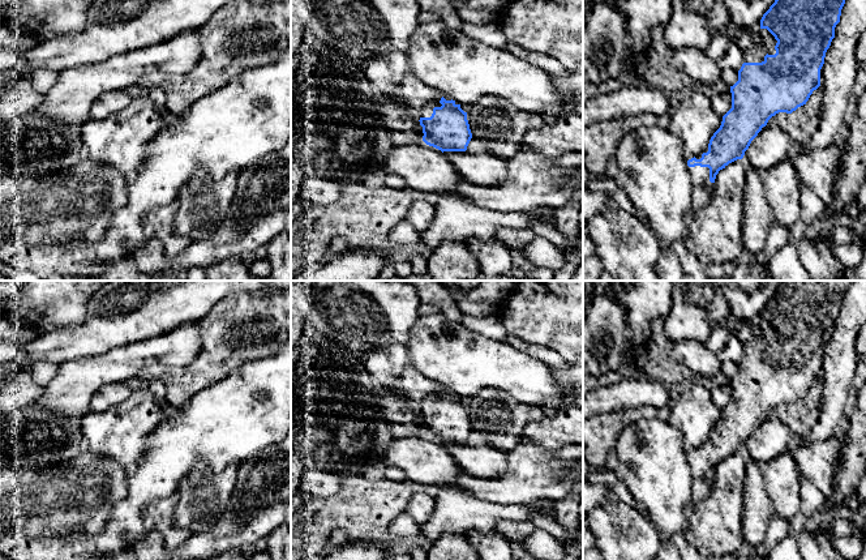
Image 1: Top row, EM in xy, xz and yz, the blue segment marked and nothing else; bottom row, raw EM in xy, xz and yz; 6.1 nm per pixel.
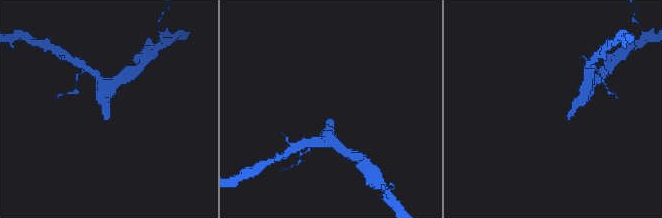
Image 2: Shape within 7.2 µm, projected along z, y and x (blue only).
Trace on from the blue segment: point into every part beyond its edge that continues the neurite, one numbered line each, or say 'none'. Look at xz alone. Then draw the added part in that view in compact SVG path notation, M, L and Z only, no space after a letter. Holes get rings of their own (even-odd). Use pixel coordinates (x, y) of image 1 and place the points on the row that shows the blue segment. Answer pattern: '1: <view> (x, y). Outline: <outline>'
1: xz (425, 111). Outline: M432 102L432 103L428 103L425 106L423 106L419 111L419 115L420 117L430 117L432 114L433 114L433 108L434 107L441 107L442 104L438 103L438 102Z

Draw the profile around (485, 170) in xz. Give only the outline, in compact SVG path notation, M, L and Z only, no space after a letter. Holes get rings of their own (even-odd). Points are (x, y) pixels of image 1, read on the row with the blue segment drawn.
M443 151L455 171L467 181L493 187L507 179L507 161L489 153Z

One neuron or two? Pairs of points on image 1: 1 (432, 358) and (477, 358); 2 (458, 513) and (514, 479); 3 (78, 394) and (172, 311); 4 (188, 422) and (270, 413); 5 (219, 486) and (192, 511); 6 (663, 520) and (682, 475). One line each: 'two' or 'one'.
1: one
2: two
3: two
4: one
5: one
6: one

